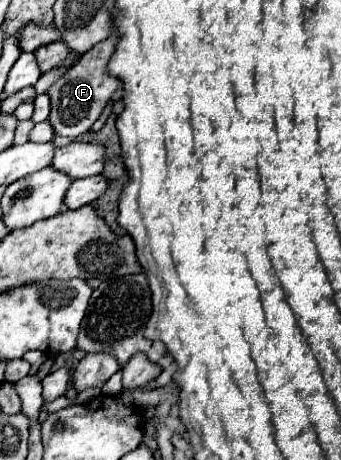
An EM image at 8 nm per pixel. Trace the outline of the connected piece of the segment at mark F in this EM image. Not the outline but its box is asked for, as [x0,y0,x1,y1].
[50,34,120,138]

